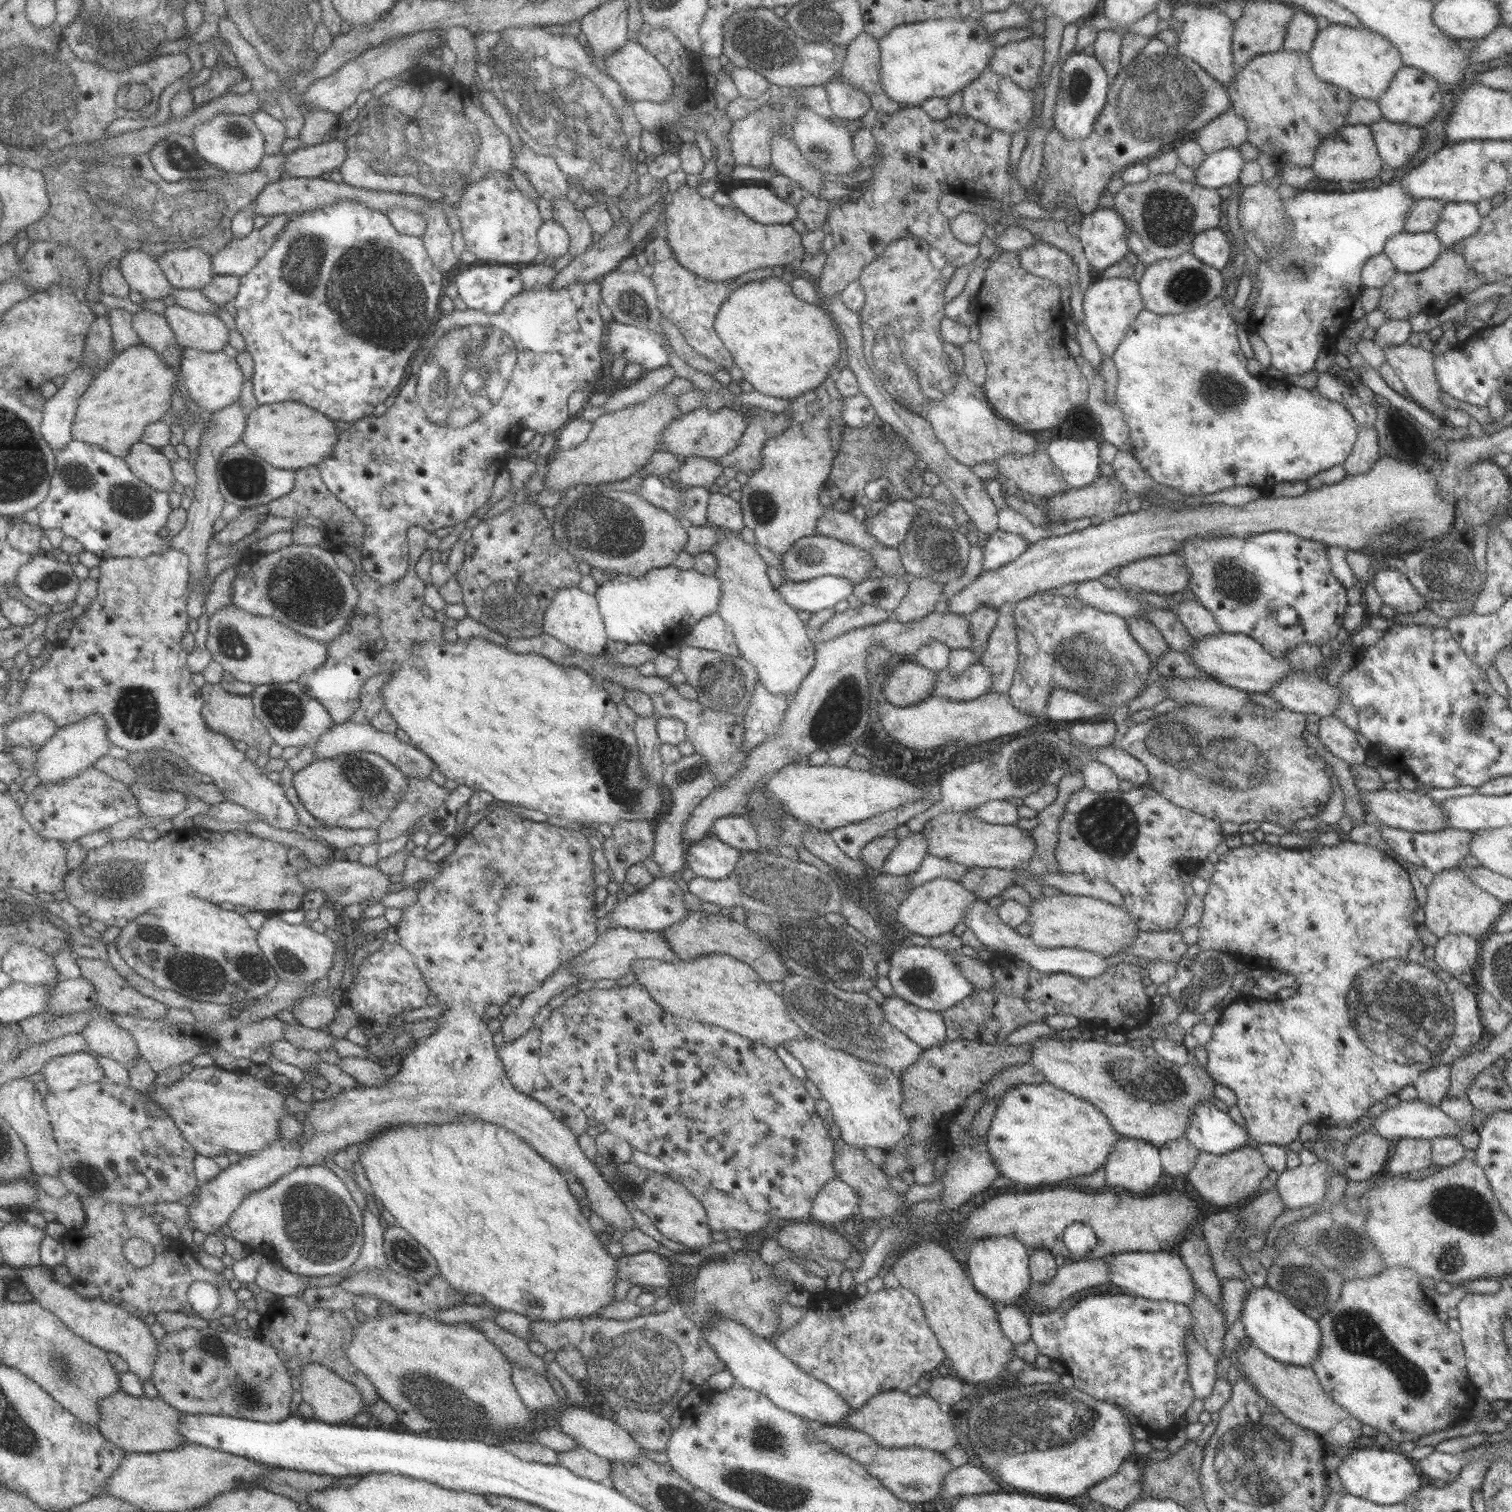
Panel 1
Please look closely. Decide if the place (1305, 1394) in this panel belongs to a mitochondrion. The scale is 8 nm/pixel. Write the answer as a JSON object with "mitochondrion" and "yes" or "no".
{"mitochondrion":"no"}

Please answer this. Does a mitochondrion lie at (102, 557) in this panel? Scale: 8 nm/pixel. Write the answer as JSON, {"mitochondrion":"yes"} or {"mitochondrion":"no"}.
{"mitochondrion":"no"}

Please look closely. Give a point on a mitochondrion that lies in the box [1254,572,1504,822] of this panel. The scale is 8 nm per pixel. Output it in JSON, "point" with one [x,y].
{"point":[1477,719]}

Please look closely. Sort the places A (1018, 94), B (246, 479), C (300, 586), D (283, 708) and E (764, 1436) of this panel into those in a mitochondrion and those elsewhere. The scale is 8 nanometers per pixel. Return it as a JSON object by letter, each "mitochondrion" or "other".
{"A":"other","B":"mitochondrion","C":"mitochondrion","D":"mitochondrion","E":"mitochondrion"}

